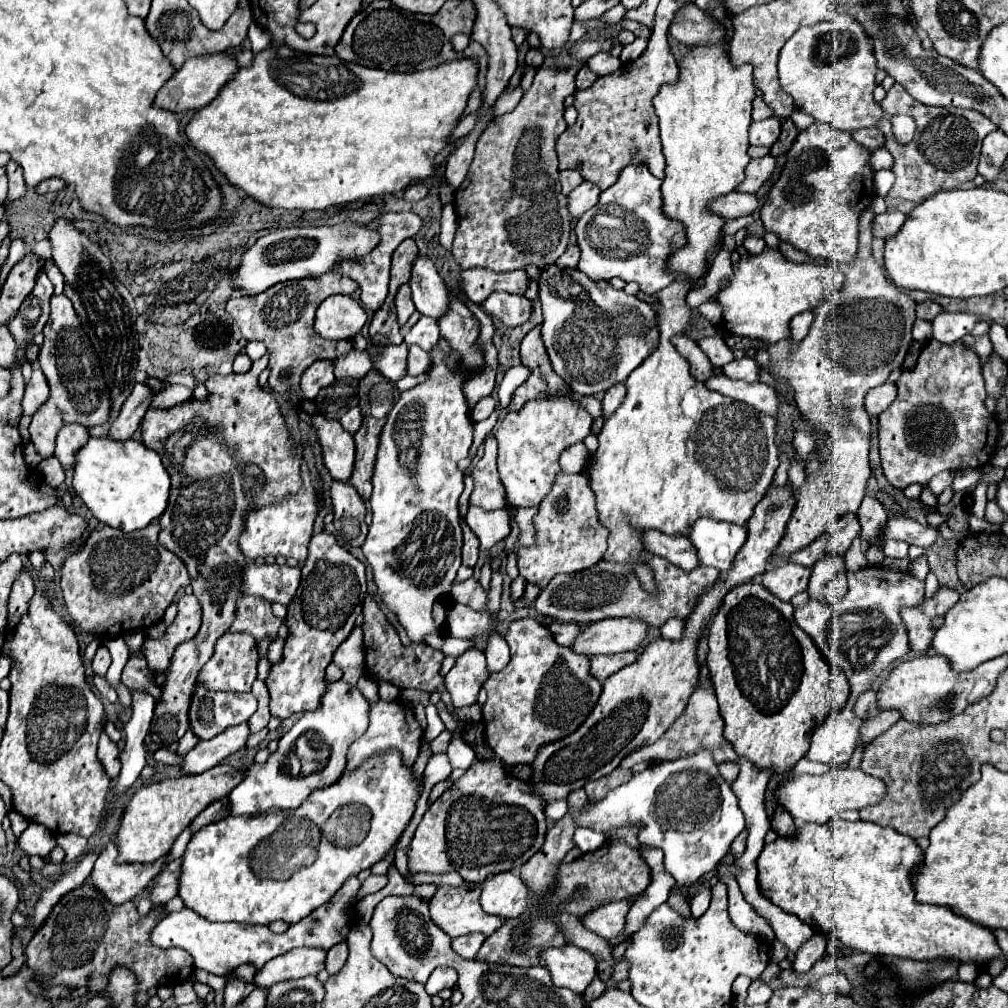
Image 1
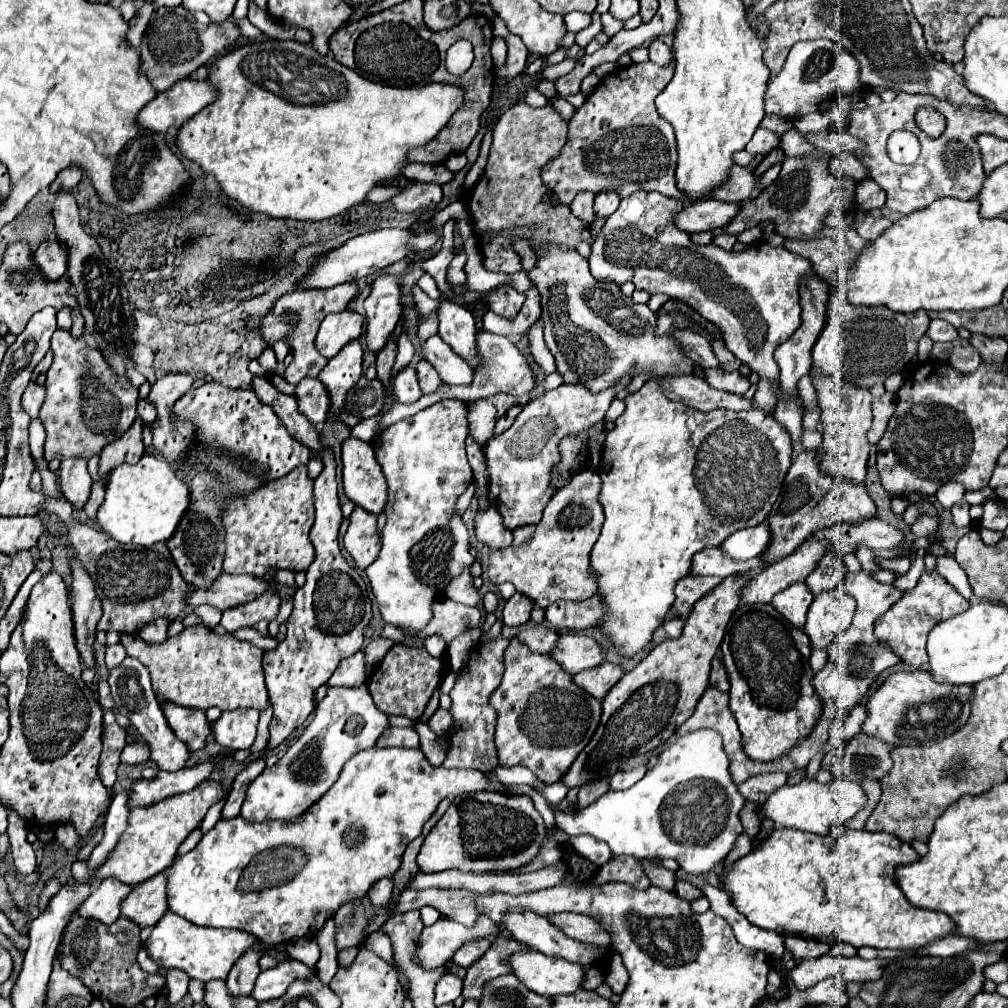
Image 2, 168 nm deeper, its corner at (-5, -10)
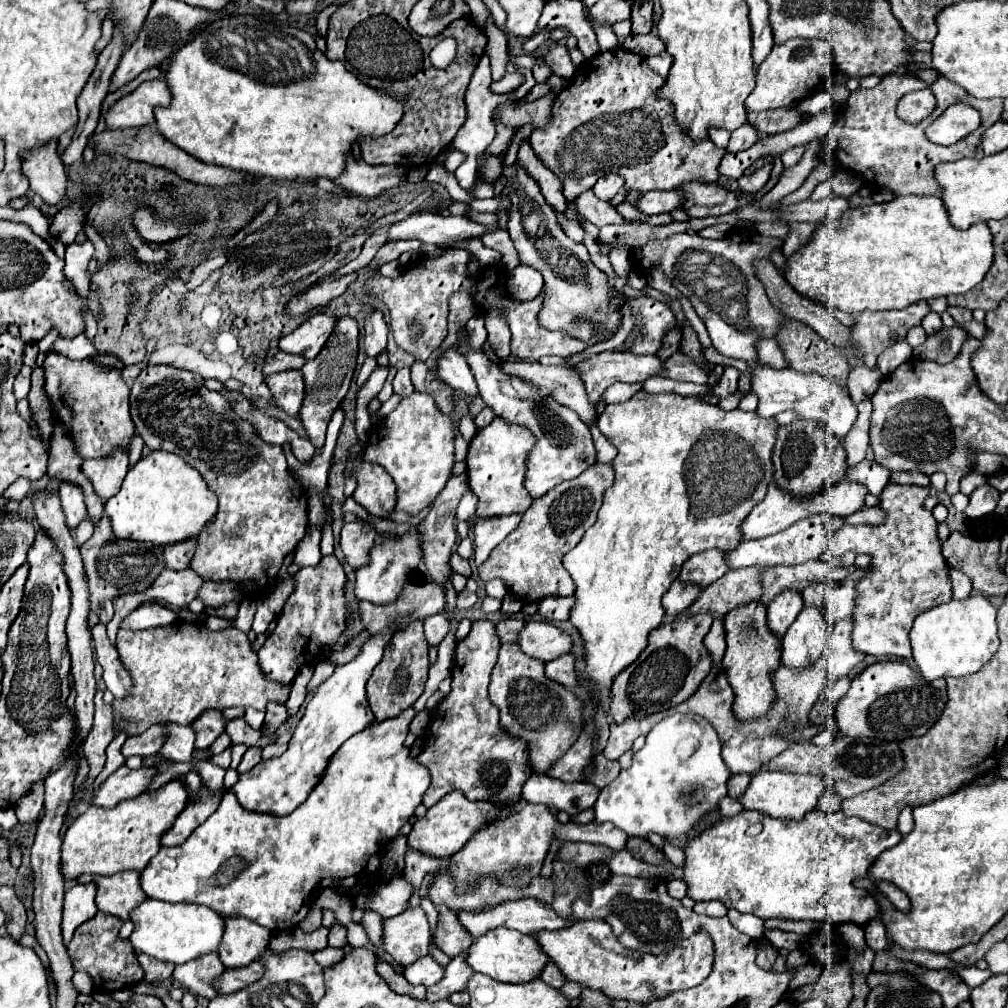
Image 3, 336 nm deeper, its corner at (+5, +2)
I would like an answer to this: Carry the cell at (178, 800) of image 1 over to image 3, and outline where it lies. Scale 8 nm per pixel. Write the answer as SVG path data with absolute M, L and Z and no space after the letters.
M172 779L158 791L148 791L140 799L126 799L112 809L90 807L66 831L62 841L62 875L74 881L82 873L116 875L122 871L142 871L160 849L162 835L172 827L176 815L188 803L188 785Z

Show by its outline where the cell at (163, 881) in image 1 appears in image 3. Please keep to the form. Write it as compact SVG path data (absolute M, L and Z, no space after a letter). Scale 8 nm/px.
M124 871L112 877L84 874L77 879L77 883L90 881L96 881L98 885L98 909L108 915L116 915L122 921L128 921L132 909L136 909L148 899L140 885L140 871Z

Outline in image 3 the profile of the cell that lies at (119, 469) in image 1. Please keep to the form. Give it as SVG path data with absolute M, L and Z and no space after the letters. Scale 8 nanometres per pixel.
M152 451L128 469L120 491L106 499L104 513L110 517L112 531L118 539L168 545L198 537L204 523L214 517L216 507L216 495L208 491L196 469L188 467L184 459L174 453Z

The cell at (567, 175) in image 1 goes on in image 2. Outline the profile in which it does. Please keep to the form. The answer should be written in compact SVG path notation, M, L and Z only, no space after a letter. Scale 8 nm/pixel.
M584 191L584 193L578 193L576 195L574 203L570 205L570 211L572 211L574 217L578 217L584 223L592 225L596 221L596 215L594 215L594 209L592 207L594 207L594 195L588 193L588 191Z

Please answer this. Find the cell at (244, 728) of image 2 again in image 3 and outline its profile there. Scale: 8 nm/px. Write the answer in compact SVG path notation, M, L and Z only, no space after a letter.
M244 717L230 719L230 721L226 723L226 733L230 735L230 739L232 739L234 745L236 745L236 743L244 743L244 745L248 745L248 747L254 747L254 745L264 747L264 745L268 745L268 743L274 743L274 739L276 739L274 735L262 737L260 731L254 731L252 727L248 727L248 723L244 721Z

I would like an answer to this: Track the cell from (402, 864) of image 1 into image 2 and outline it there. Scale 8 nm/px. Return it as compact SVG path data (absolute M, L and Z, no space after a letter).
M426 905L420 909L421 919L424 926L433 925L441 916L441 913L434 907Z

